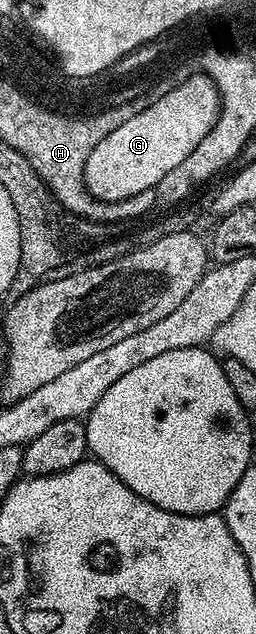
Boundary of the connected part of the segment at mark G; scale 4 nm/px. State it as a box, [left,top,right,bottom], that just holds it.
[87,77,213,199]

